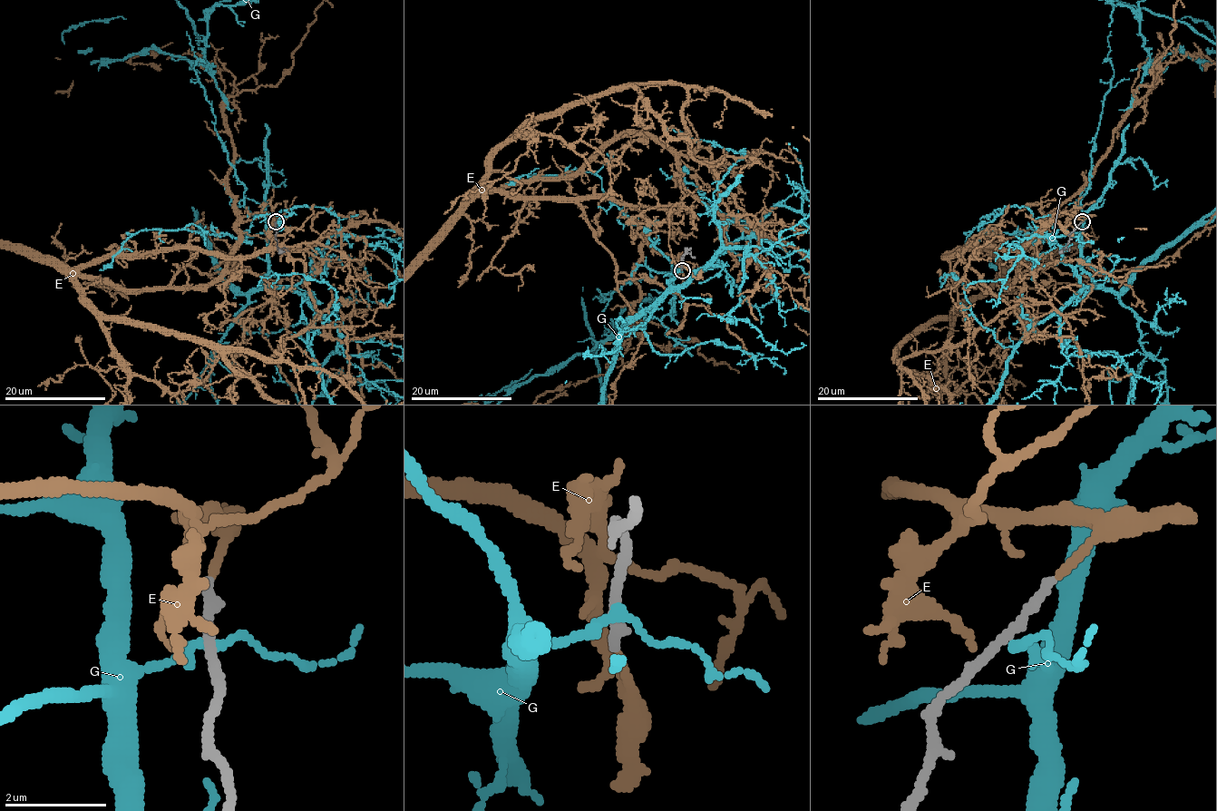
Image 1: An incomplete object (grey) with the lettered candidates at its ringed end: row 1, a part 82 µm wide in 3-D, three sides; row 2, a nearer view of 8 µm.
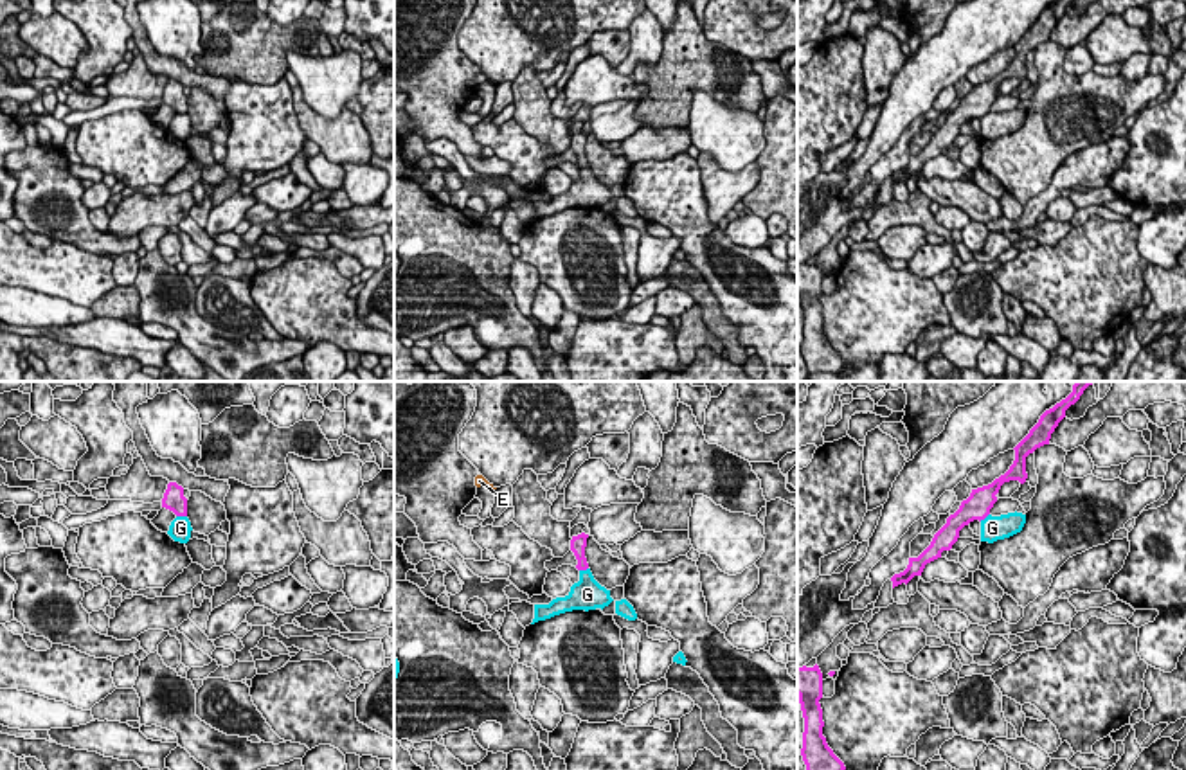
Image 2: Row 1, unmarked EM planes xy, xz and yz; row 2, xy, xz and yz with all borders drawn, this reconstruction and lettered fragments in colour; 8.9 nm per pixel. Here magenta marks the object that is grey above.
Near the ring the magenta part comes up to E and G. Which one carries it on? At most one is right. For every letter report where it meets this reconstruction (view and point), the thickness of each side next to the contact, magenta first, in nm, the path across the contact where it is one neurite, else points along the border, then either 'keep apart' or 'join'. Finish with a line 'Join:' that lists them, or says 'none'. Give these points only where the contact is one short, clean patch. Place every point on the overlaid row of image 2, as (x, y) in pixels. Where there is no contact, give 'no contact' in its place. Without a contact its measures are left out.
E: no contact | join
G: xy (182, 515) | 190/190 nm | along xy (177, 515), (186, 517) | keep apart
Join: E

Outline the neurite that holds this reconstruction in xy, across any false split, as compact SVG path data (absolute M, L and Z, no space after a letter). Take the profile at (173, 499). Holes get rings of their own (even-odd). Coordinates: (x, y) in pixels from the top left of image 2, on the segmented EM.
M169 482L162 498L162 507L173 511L176 516L187 516L187 498L184 488L176 482Z

